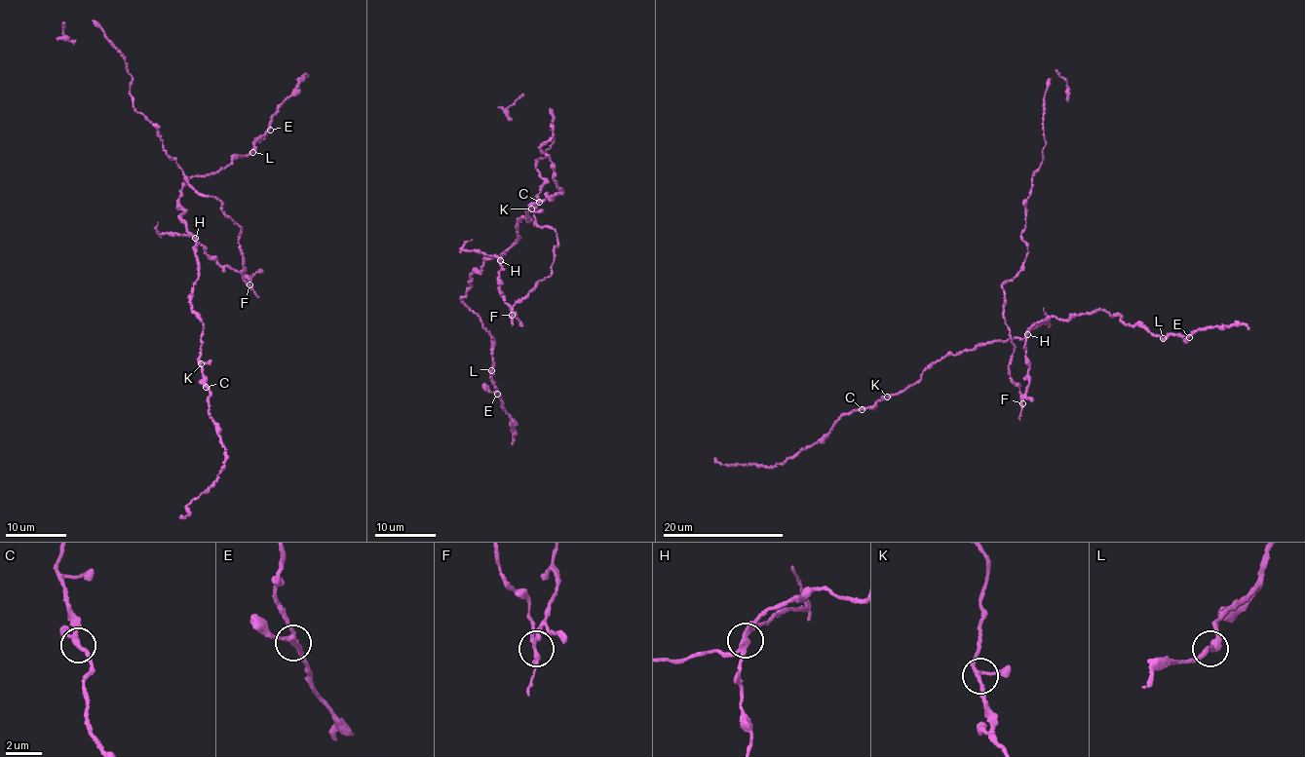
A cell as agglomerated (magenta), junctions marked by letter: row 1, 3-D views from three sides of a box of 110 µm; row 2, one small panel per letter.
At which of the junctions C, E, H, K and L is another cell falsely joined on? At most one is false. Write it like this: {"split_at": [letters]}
{"split_at": ["H"]}

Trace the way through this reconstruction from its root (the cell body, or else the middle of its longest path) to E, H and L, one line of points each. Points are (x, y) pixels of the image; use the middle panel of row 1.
E: (510, 305), (501, 294), (497, 258), (487, 257), (461, 301), (491, 336), (497, 394)
H: (510, 305), (503, 300), (499, 287), (502, 269), (499, 260)
L: (510, 305), (501, 294), (497, 258), (487, 257), (461, 301), (491, 336), (491, 370)

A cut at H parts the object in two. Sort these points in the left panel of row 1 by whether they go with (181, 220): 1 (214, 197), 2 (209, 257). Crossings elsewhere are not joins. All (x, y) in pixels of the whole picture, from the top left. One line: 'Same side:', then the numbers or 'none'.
Same side: none

